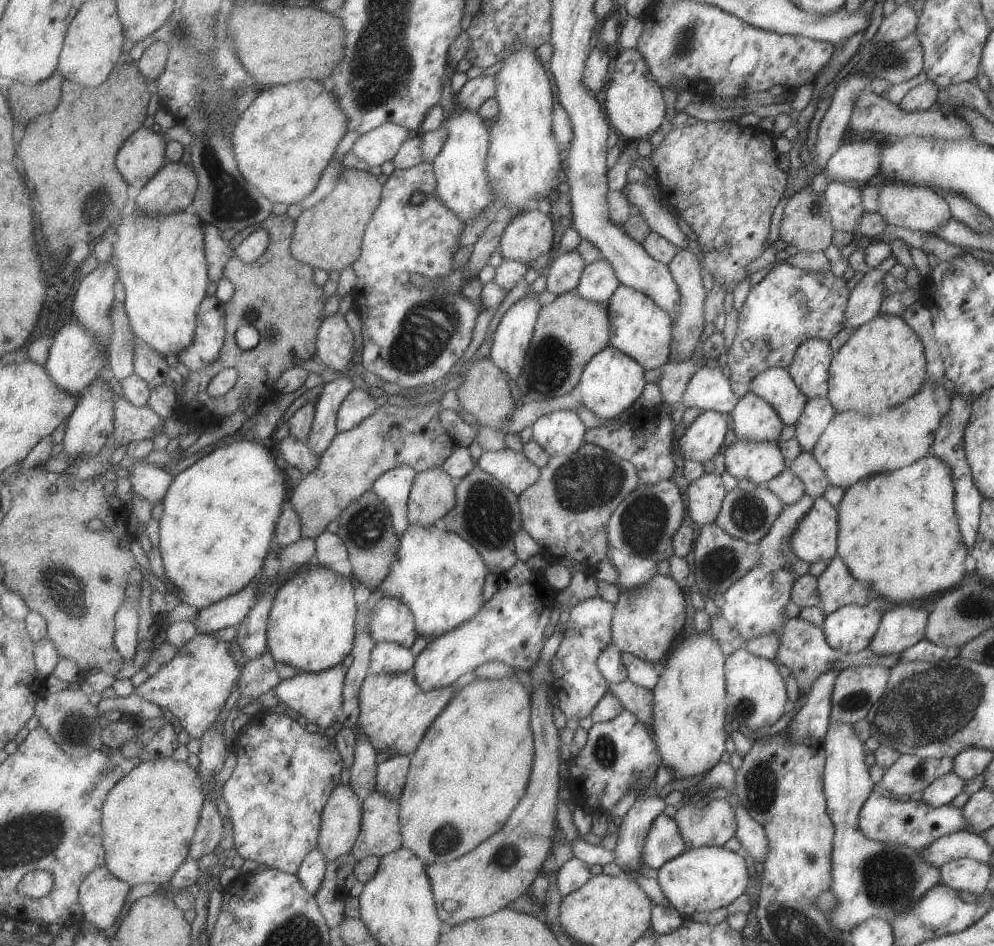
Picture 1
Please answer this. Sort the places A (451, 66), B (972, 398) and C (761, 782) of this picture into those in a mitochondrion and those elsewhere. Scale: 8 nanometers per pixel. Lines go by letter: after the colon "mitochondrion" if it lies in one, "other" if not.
A: other
B: other
C: mitochondrion

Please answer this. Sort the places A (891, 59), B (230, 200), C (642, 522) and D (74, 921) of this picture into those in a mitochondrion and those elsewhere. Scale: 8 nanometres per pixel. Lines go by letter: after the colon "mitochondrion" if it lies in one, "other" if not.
A: mitochondrion
B: mitochondrion
C: mitochondrion
D: other

